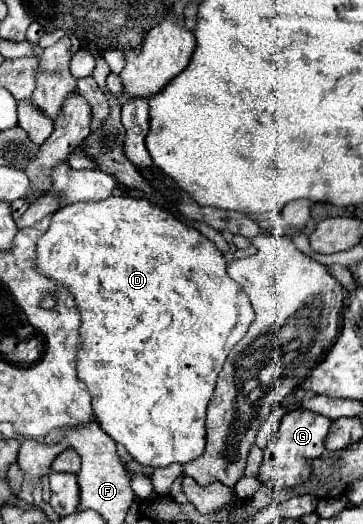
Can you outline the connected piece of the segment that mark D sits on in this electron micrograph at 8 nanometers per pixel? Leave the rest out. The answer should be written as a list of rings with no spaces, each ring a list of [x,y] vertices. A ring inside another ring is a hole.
[[[111,195],[103,201],[85,201],[85,203],[73,203],[73,205],[61,207],[51,217],[51,227],[37,241],[35,269],[37,269],[37,273],[41,273],[43,277],[49,277],[57,285],[67,287],[67,291],[75,299],[75,305],[81,315],[81,327],[79,327],[81,345],[77,351],[77,375],[87,385],[87,389],[93,397],[93,415],[99,421],[101,429],[115,443],[121,443],[139,463],[149,465],[149,467],[167,467],[171,463],[185,465],[191,459],[199,457],[205,451],[205,411],[207,411],[207,403],[213,395],[217,375],[219,375],[229,351],[237,345],[237,341],[241,341],[241,337],[247,333],[247,329],[255,317],[249,297],[245,297],[243,289],[227,275],[227,263],[225,263],[223,255],[215,249],[215,245],[205,235],[201,235],[197,229],[181,223],[167,209],[153,205],[147,199]]]

